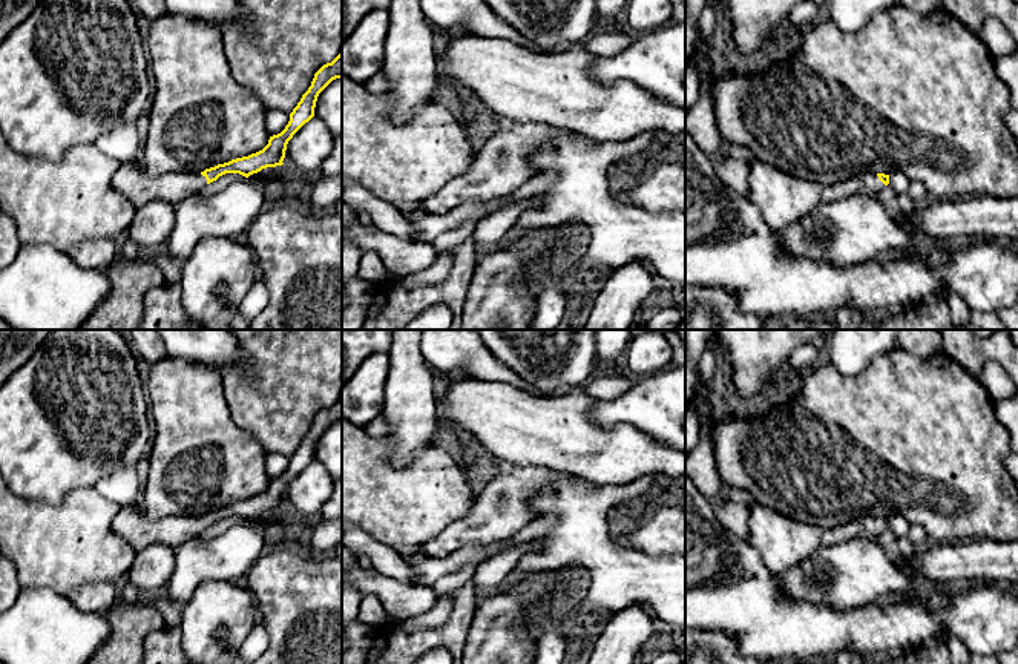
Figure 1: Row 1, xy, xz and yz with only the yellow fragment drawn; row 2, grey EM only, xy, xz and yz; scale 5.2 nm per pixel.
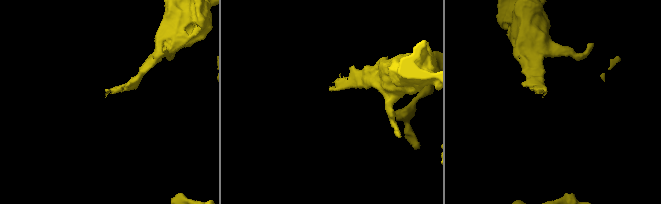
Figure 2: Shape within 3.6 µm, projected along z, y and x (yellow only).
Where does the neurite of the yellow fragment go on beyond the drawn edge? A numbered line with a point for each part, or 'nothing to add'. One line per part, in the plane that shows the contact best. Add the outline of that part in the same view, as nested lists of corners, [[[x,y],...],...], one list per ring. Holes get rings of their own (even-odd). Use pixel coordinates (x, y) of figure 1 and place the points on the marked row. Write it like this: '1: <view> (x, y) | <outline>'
1: xy (135, 184) | [[[120,163],[112,176],[112,186],[136,209],[152,201],[176,205],[205,184],[207,179],[201,173],[172,172],[150,176],[143,169],[136,169],[133,163]]]

